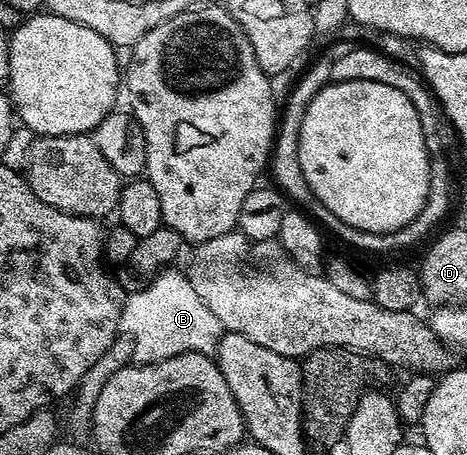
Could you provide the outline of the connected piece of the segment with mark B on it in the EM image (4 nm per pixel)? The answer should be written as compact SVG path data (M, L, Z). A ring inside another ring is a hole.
M167 269L158 274L144 289L133 292L122 304L121 330L134 343L135 364L159 363L162 359L176 357L191 351L201 355L213 356L218 350L218 342L222 340L224 329L220 321L216 321L212 309L196 297L196 289L192 289L189 278L175 269Z

